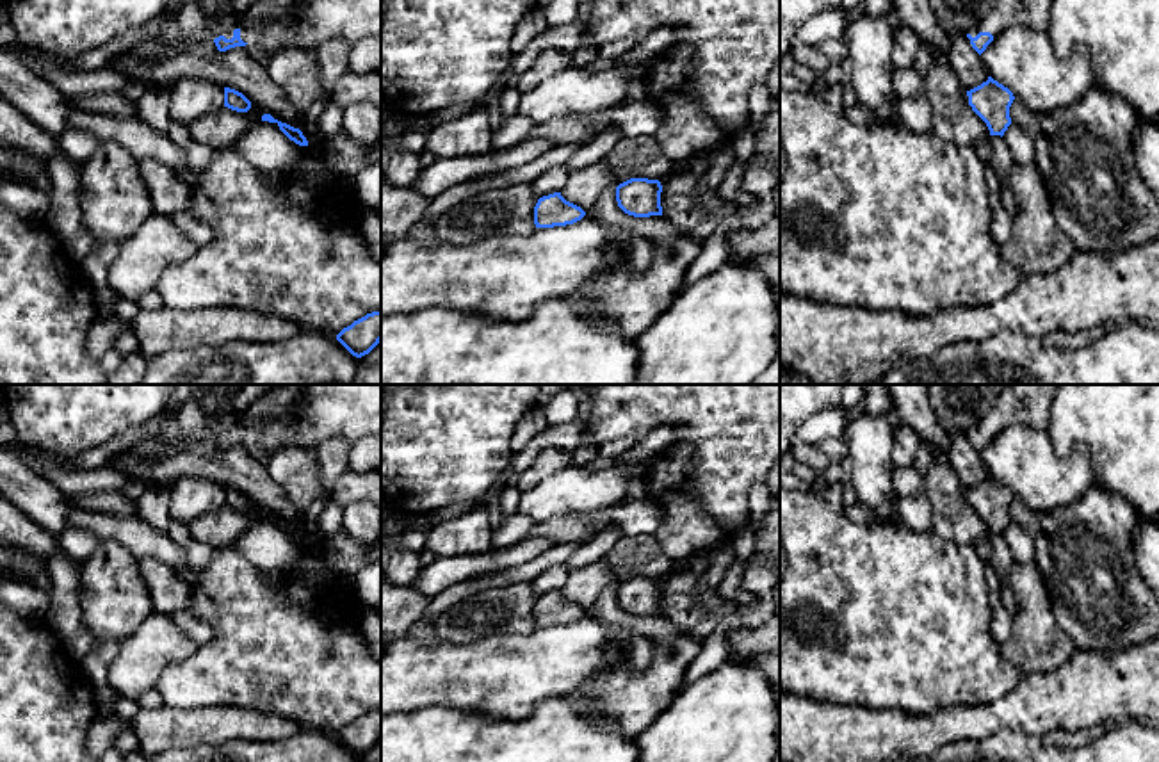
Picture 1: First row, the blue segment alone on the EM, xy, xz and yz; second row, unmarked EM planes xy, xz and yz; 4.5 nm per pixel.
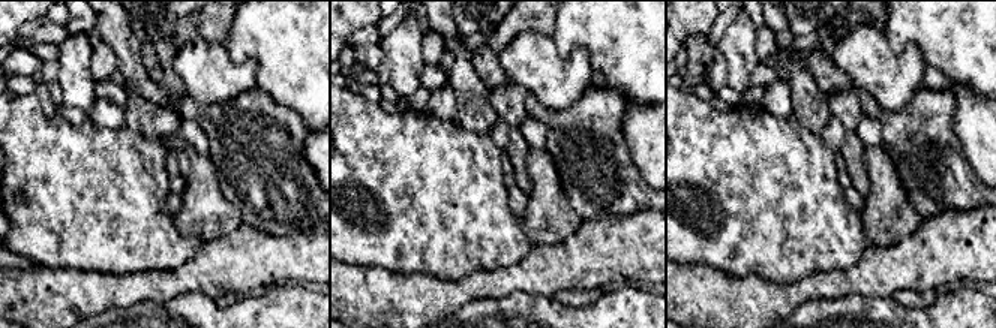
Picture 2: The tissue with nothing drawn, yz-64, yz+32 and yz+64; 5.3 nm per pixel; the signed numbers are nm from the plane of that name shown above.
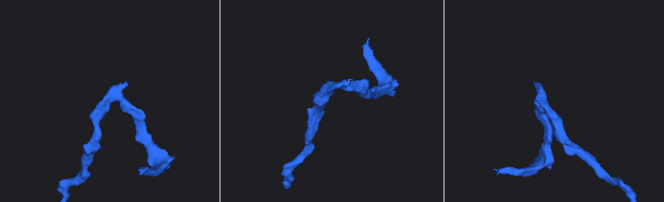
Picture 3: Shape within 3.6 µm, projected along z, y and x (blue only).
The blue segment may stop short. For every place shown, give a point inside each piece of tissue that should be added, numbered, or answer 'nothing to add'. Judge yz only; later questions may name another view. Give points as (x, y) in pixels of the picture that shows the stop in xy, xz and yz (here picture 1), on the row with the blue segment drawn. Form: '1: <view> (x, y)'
1: yz (1035, 15)

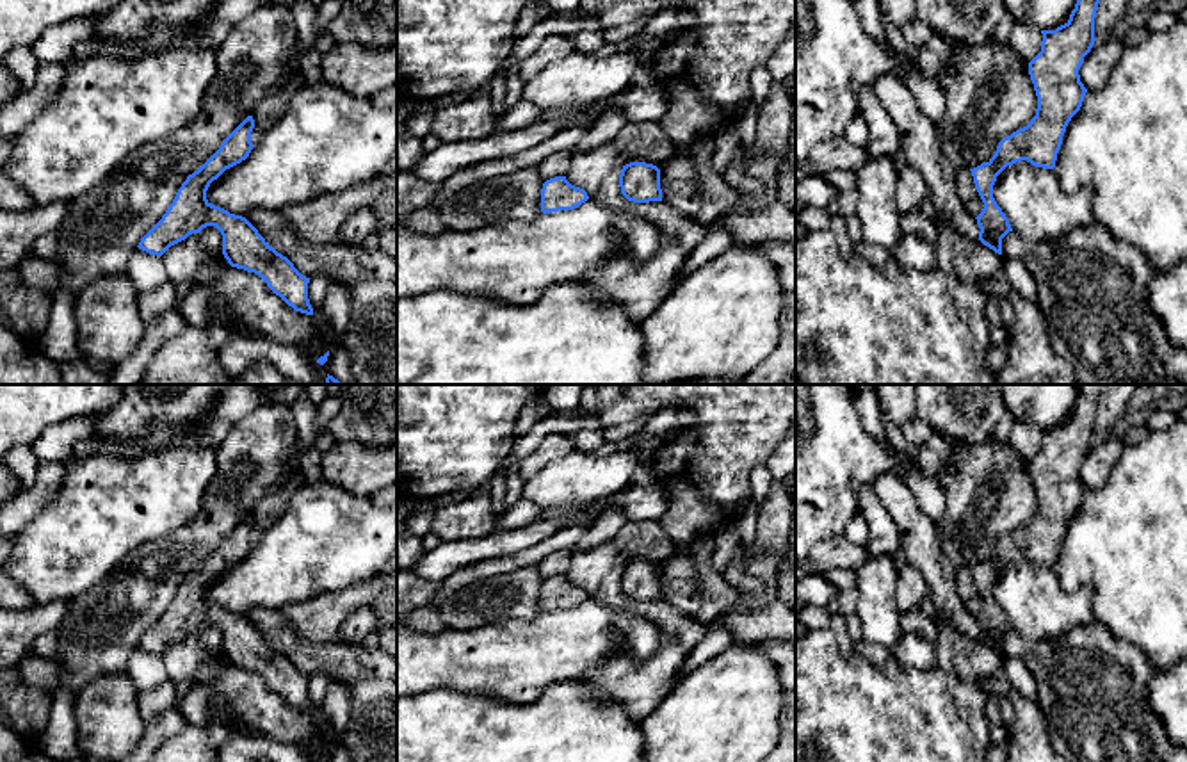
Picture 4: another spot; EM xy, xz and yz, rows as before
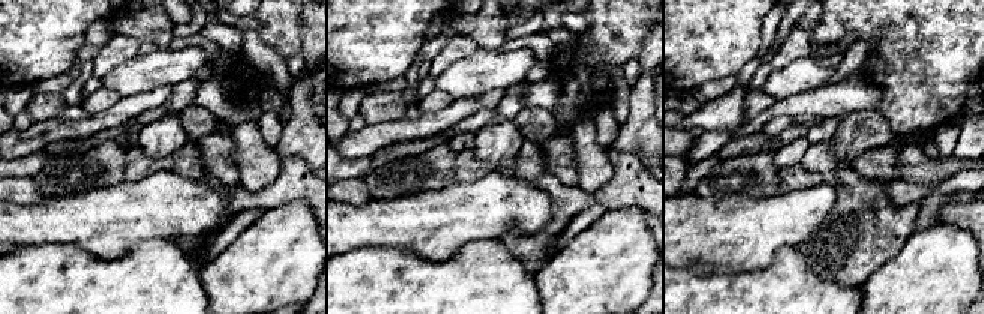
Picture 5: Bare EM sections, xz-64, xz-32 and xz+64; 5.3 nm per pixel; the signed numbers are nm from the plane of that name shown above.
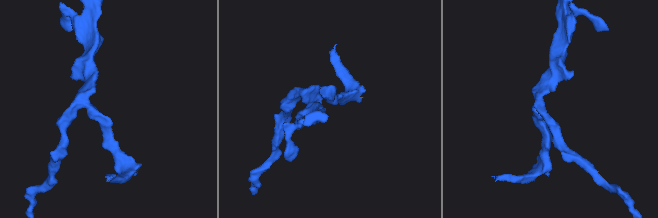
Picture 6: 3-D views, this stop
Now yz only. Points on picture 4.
nothing to add

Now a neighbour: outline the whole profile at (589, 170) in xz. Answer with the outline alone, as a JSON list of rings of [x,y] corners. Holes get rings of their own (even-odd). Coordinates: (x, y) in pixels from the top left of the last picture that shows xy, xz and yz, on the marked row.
[[[609,141],[573,155],[566,180],[584,189],[589,198],[657,226],[660,242],[650,260],[634,260],[616,251],[598,269],[580,278],[600,296],[623,306],[630,320],[641,322],[674,290],[690,251],[705,239],[710,224],[680,214],[664,199],[628,201],[619,187],[623,166],[623,158]]]

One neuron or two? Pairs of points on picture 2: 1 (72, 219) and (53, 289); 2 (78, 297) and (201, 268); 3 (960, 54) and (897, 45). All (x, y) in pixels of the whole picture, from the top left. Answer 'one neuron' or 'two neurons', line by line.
1: two neurons
2: one neuron
3: one neuron

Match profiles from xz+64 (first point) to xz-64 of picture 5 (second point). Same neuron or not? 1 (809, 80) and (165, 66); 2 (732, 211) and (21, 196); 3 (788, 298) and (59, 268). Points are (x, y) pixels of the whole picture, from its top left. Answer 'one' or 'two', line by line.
1: one
2: two
3: one

